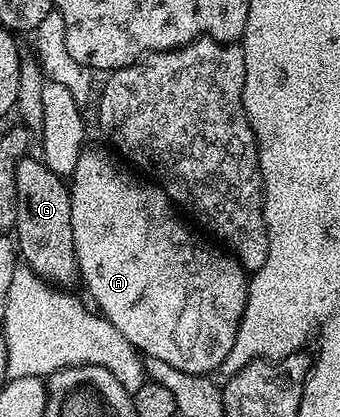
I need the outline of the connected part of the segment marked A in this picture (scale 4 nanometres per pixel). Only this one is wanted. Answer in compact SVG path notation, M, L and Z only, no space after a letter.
M84 148L77 158L77 166L70 175L70 193L72 196L70 220L72 221L72 231L74 232L76 269L79 281L81 283L84 281L84 286L88 289L89 296L100 305L98 307L99 313L107 318L109 322L112 322L114 328L118 328L118 332L122 332L122 336L126 336L129 344L135 346L141 355L158 357L159 360L164 360L171 367L181 369L182 372L211 375L214 372L212 370L219 371L221 369L226 356L230 352L230 348L234 344L234 336L238 332L240 321L244 319L244 309L248 299L249 275L242 269L240 263L236 261L231 253L217 248L211 241L208 241L209 243L203 242L195 234L197 231L187 221L185 221L186 223L180 222L179 216L175 214L177 211L174 209L172 199L164 193L160 186L157 186L151 180L145 180L143 177L137 176L131 169L128 169L129 171L124 170L125 163L118 160L115 153L105 150Z

